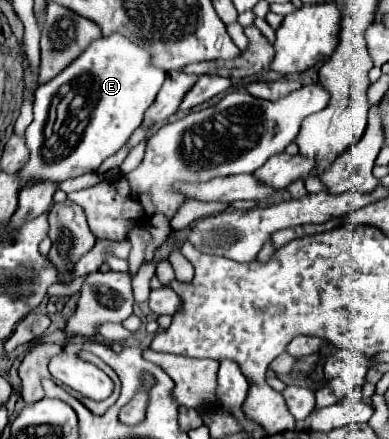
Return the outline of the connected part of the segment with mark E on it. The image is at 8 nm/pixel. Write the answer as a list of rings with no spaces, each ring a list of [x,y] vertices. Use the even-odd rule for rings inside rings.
[[[122,35],[100,37],[90,43],[90,47],[58,77],[36,89],[34,121],[26,129],[26,147],[30,151],[30,157],[18,169],[20,187],[38,181],[50,181],[60,185],[66,179],[98,171],[98,167],[110,155],[114,155],[130,139],[132,131],[142,123],[144,111],[154,103],[164,79],[166,73],[150,63],[148,53]]]

